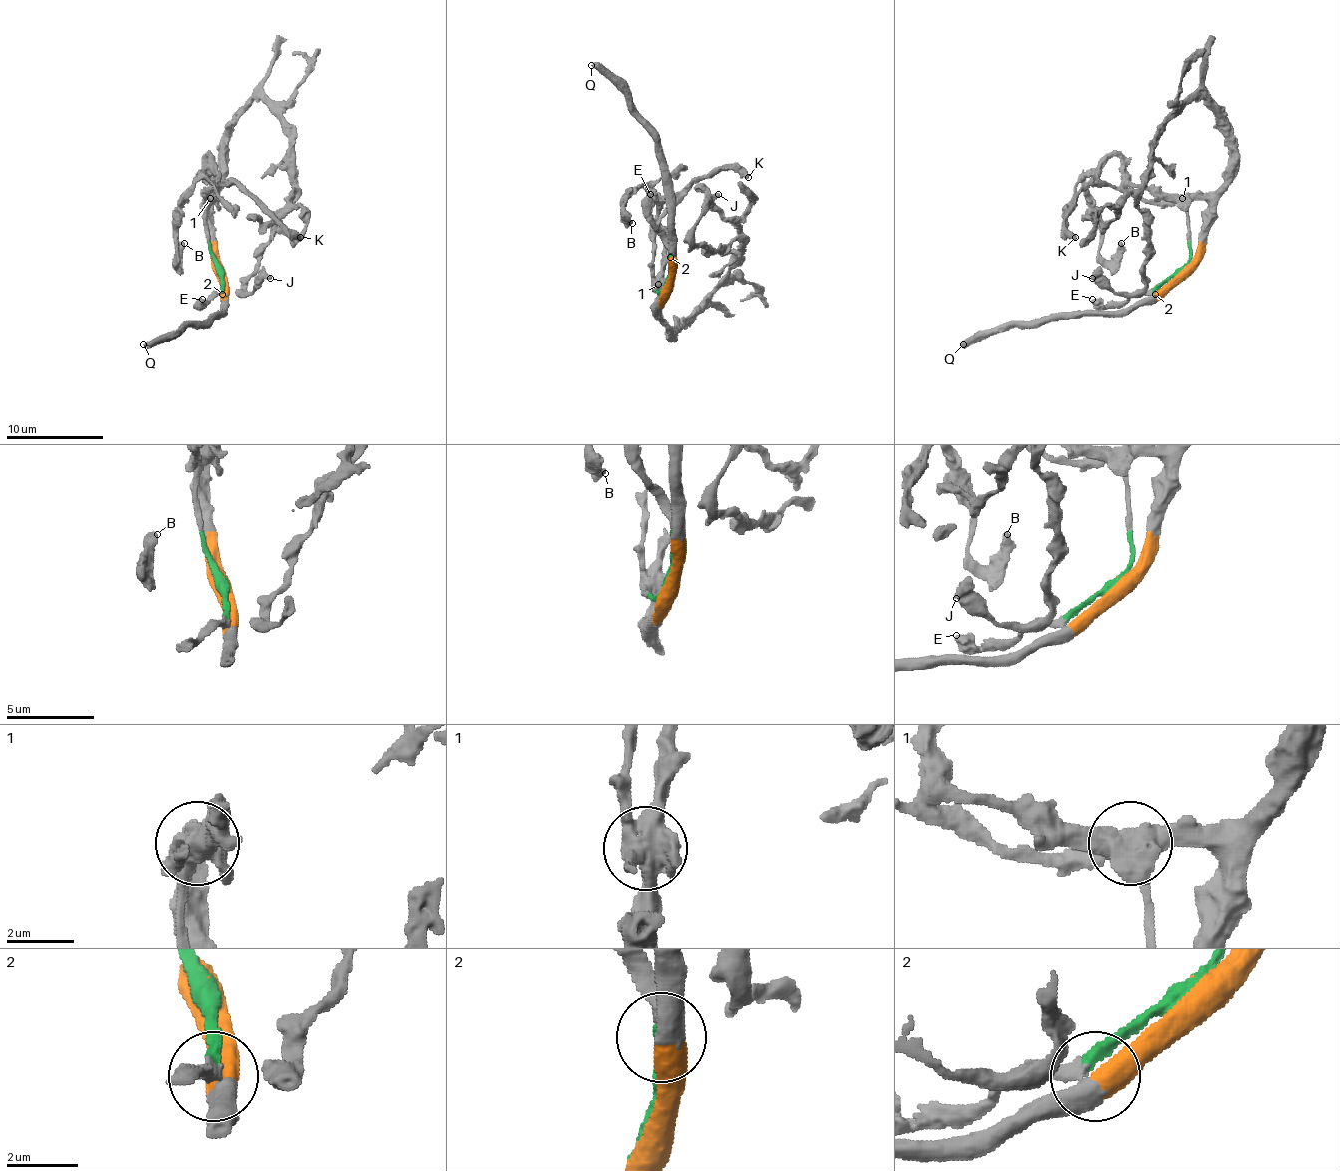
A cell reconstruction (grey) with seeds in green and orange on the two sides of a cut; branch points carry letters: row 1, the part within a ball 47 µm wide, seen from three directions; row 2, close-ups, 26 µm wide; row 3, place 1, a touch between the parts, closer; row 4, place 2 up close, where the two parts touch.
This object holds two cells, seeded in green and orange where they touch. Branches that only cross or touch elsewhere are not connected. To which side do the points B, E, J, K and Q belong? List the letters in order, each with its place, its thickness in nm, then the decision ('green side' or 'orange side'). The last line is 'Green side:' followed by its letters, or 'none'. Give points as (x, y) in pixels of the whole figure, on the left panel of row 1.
B: at (184, 243); 500 nm thick; orange side
E: at (202, 299); 600 nm thick; green side
J: at (270, 278); 400 nm thick; orange side
K: at (300, 237); 500 nm thick; green side
Q: at (143, 344); 440 nm thick; orange side
Green side: E, K

